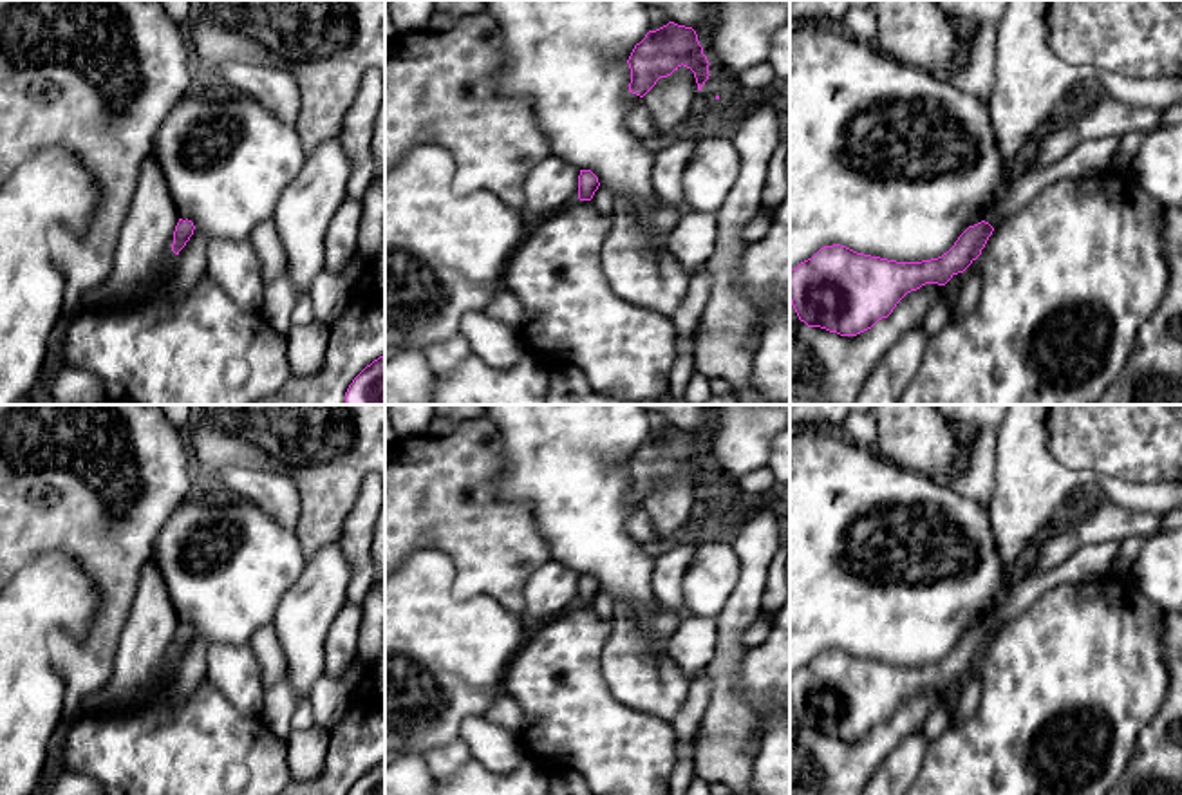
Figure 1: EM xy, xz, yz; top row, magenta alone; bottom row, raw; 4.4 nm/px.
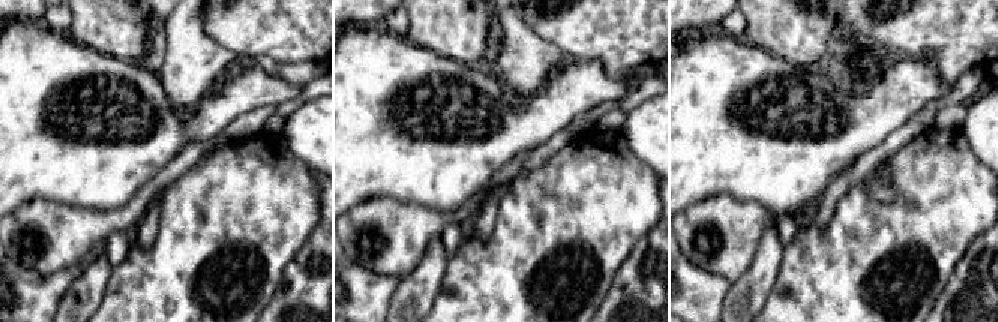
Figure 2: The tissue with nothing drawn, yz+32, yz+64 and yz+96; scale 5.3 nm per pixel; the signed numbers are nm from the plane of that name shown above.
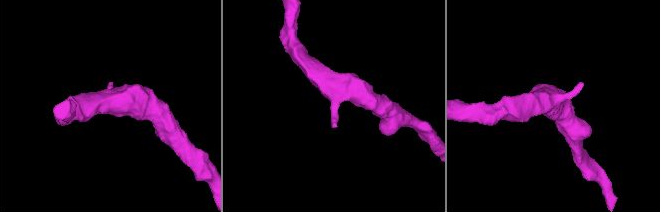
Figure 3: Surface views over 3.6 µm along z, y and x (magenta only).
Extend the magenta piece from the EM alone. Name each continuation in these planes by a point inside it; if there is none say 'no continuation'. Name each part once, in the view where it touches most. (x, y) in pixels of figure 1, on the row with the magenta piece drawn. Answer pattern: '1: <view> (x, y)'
1: yz (1092, 156)

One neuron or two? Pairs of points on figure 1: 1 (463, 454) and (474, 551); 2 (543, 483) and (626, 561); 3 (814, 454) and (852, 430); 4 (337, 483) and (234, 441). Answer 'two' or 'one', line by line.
1: one
2: one
3: two
4: one

